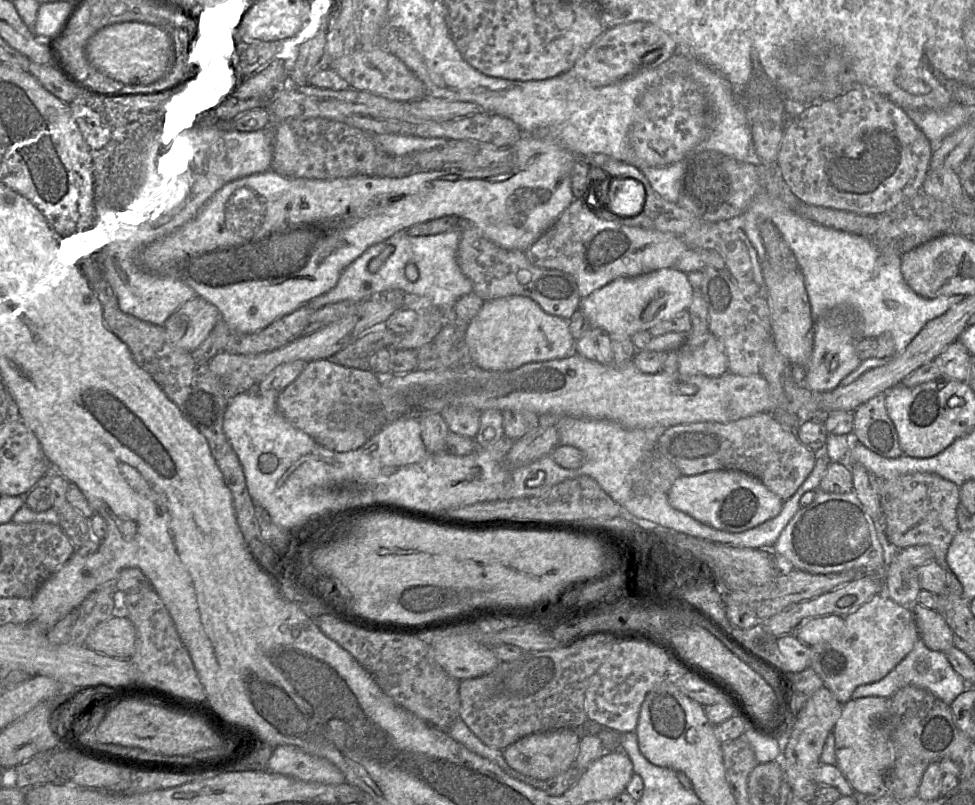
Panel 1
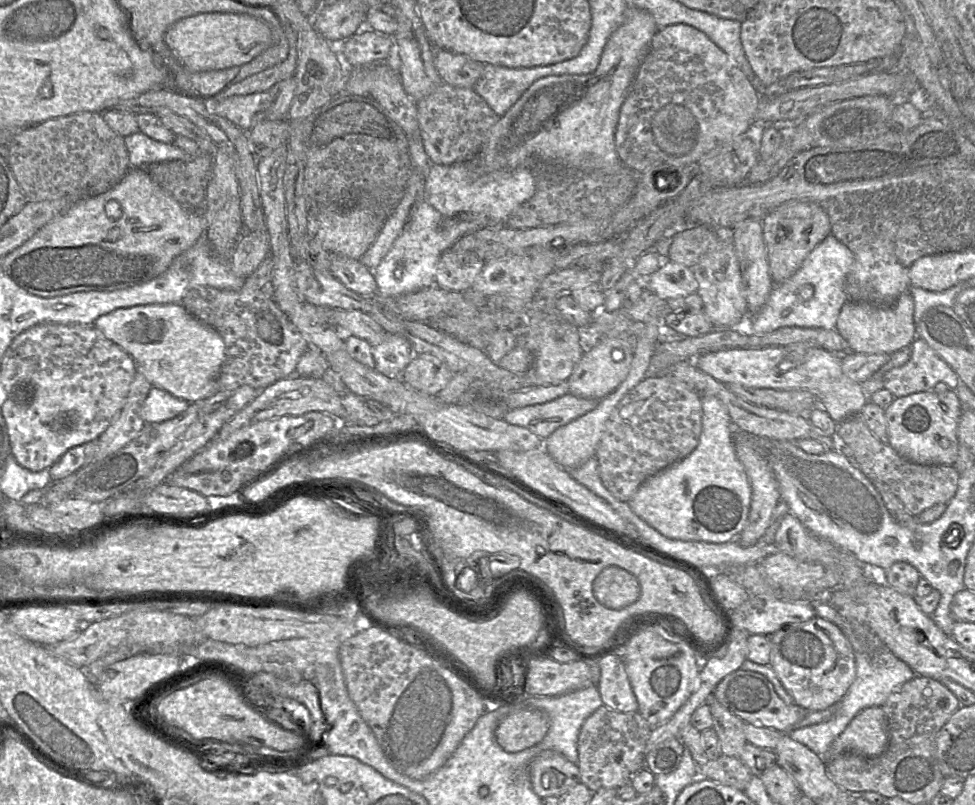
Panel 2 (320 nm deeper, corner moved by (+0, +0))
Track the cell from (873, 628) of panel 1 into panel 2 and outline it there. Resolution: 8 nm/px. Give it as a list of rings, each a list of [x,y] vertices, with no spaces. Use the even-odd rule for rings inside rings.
[[[815,616],[799,623],[784,625],[769,636],[769,666],[792,696],[794,703],[807,712],[823,711],[839,702],[856,677],[853,648],[839,627]]]

